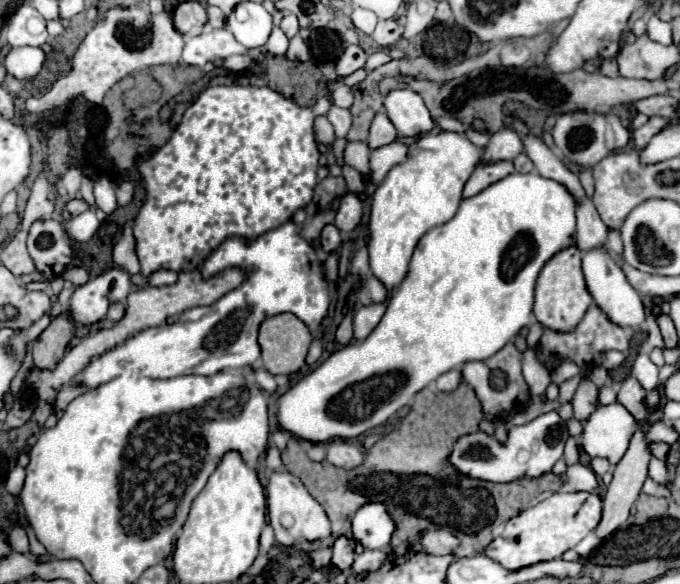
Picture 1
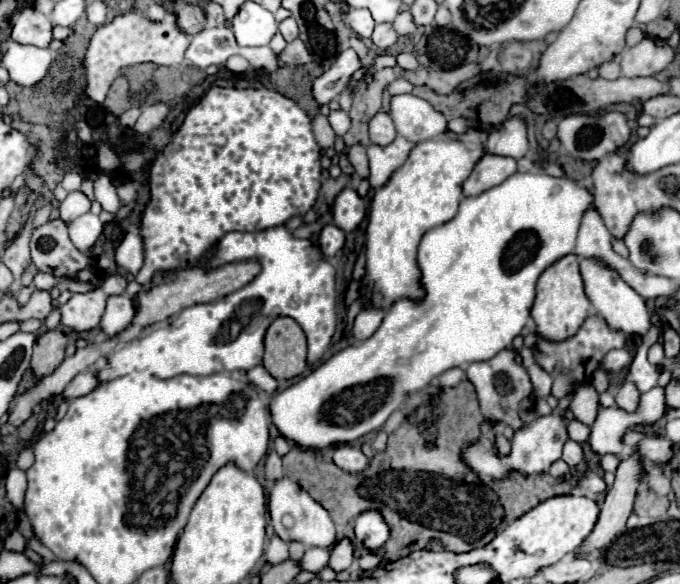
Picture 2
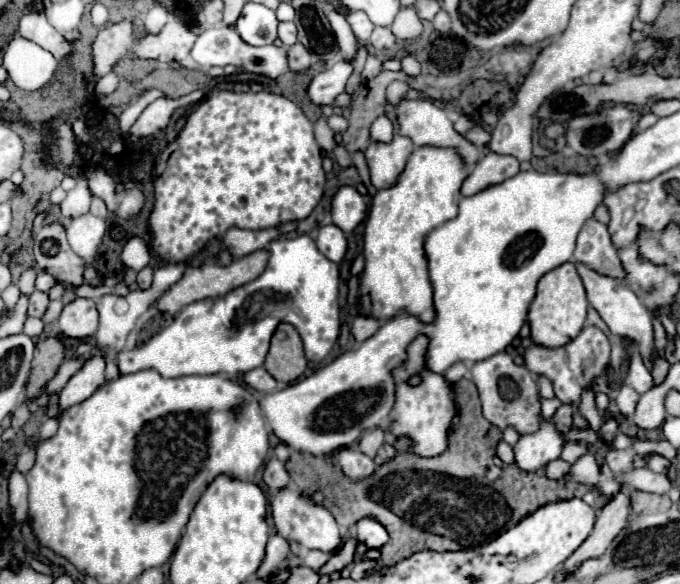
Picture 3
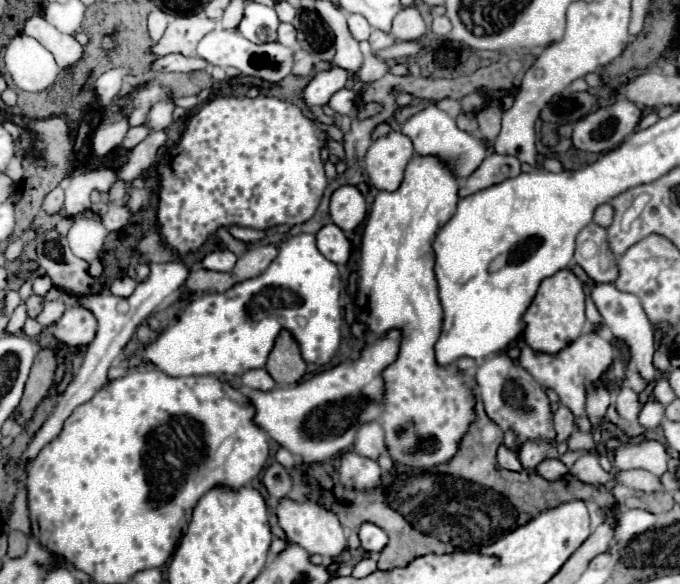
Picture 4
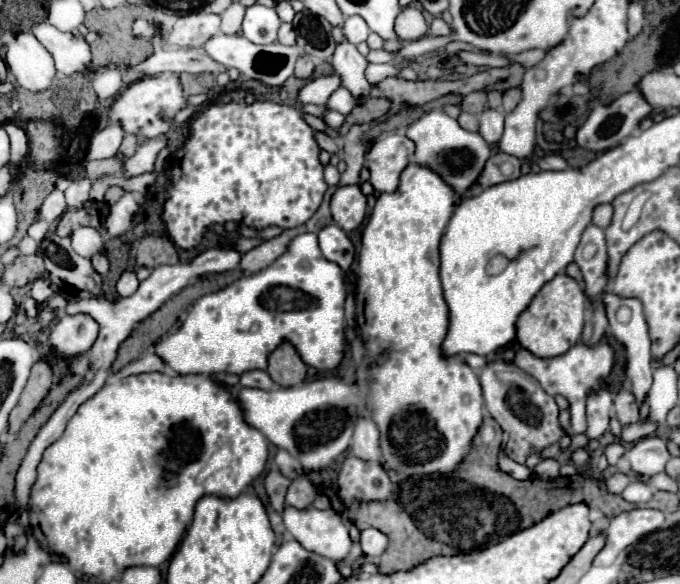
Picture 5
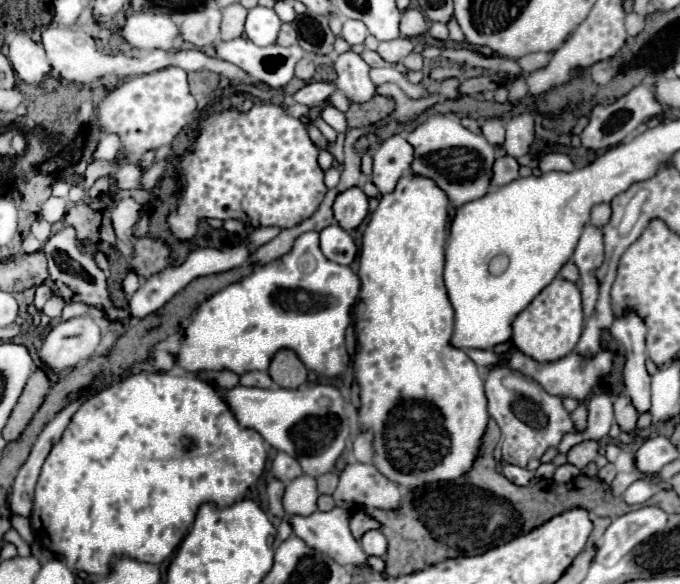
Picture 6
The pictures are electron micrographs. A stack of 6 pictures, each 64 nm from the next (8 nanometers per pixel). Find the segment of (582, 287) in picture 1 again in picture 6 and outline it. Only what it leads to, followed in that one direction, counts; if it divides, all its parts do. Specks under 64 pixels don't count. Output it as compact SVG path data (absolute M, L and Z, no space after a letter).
M558 276L532 300L532 304L526 310L522 310L514 318L512 344L536 362L554 362L568 356L576 348L582 334L582 324L584 314L580 290L574 282L568 282Z

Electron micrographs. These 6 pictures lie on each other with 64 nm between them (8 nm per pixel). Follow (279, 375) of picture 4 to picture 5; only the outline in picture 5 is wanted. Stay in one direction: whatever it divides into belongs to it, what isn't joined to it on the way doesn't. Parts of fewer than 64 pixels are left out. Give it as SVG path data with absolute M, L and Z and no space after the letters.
M284 342L270 354L268 374L278 386L296 386L306 378L306 364L300 360L294 346Z

